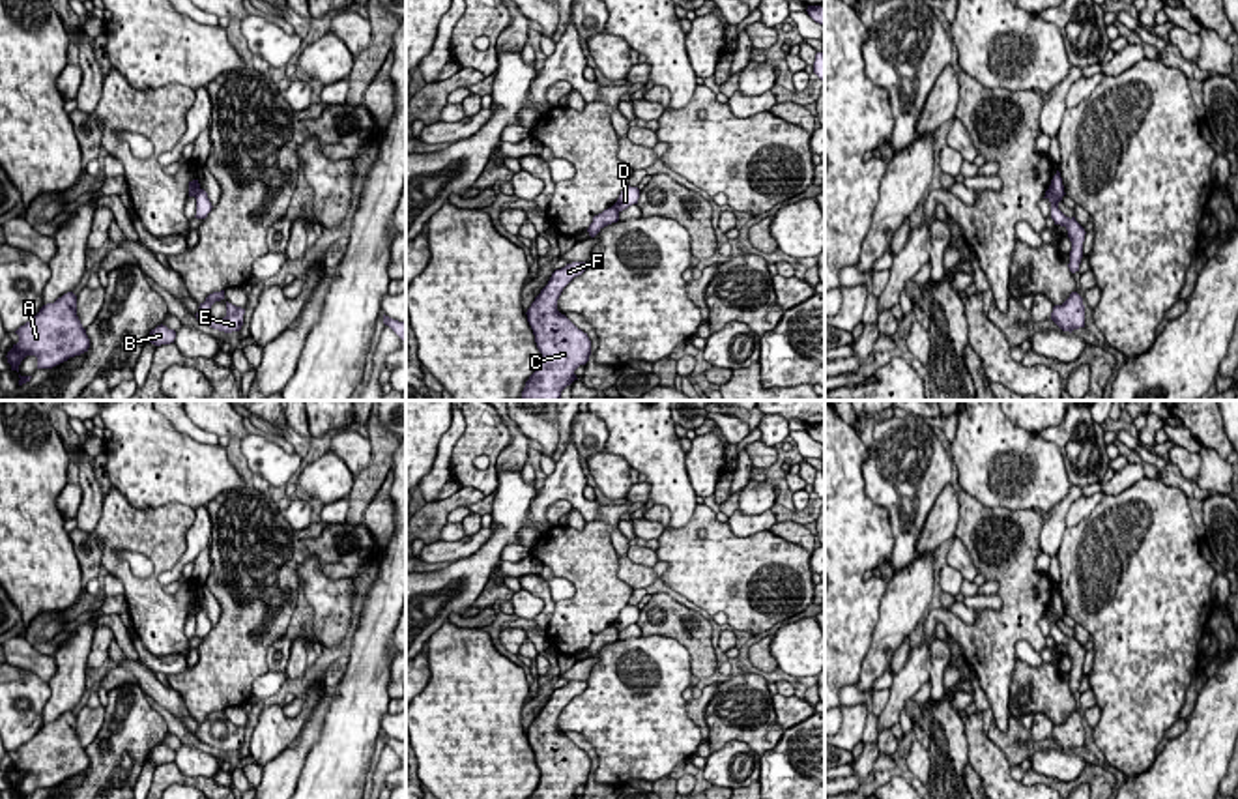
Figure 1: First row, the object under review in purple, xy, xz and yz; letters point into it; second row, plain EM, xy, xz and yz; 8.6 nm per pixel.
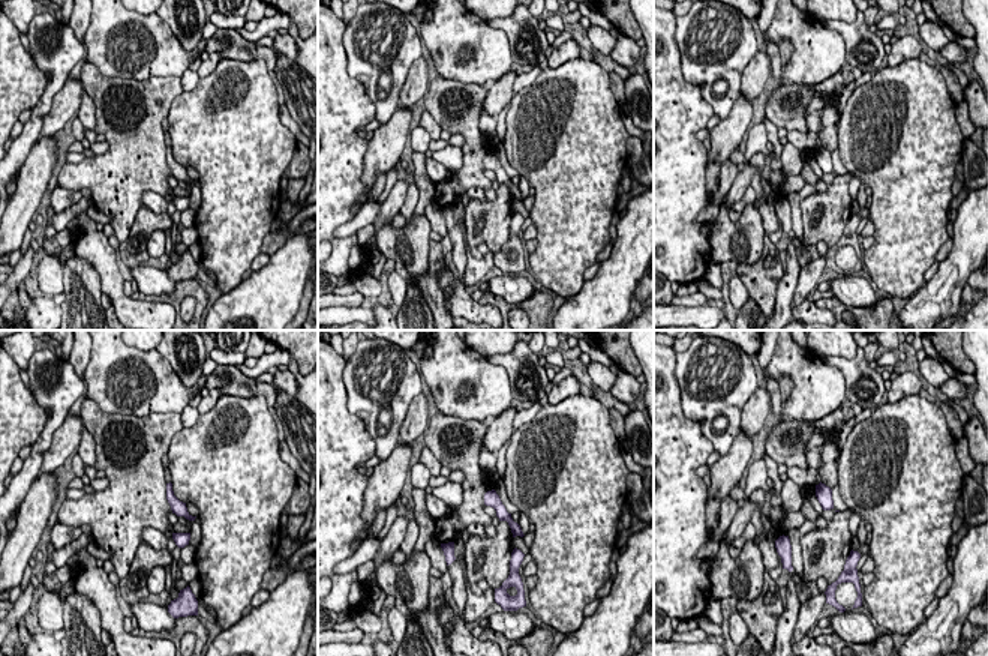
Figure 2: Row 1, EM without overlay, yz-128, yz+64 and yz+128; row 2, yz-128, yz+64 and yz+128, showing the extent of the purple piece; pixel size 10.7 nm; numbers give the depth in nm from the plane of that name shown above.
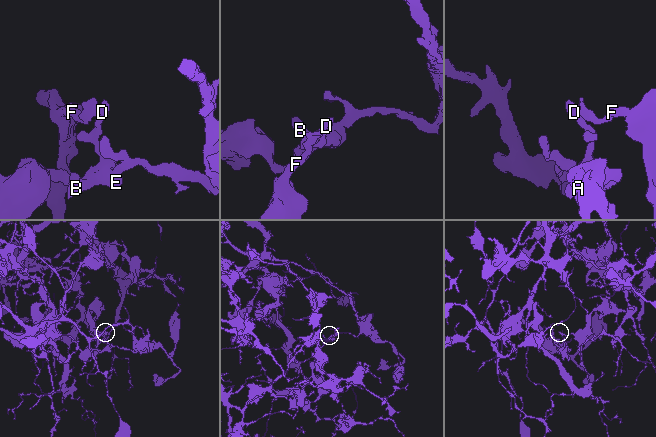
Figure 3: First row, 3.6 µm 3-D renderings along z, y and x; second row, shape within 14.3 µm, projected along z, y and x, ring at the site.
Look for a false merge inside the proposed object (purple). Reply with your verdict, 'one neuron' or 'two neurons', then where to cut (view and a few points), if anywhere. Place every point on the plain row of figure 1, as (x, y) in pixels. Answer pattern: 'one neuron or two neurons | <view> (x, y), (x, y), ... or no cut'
two neurons | yz (1050, 607), (1059, 620)

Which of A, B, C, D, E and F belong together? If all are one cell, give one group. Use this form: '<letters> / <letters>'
A B D E / C F

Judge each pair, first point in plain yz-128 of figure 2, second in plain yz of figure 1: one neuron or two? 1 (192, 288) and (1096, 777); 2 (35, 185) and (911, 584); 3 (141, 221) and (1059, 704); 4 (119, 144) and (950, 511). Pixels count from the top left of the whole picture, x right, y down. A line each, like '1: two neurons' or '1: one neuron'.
1: one neuron
2: one neuron
3: one neuron
4: two neurons

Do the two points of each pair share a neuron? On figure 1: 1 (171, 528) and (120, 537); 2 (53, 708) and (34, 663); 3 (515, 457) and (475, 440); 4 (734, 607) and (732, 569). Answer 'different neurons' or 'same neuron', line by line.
1: same neuron
2: different neurons
3: different neurons
4: same neuron

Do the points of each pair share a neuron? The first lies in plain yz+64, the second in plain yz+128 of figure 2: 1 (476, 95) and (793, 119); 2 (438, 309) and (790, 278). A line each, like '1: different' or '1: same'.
1: same
2: different

